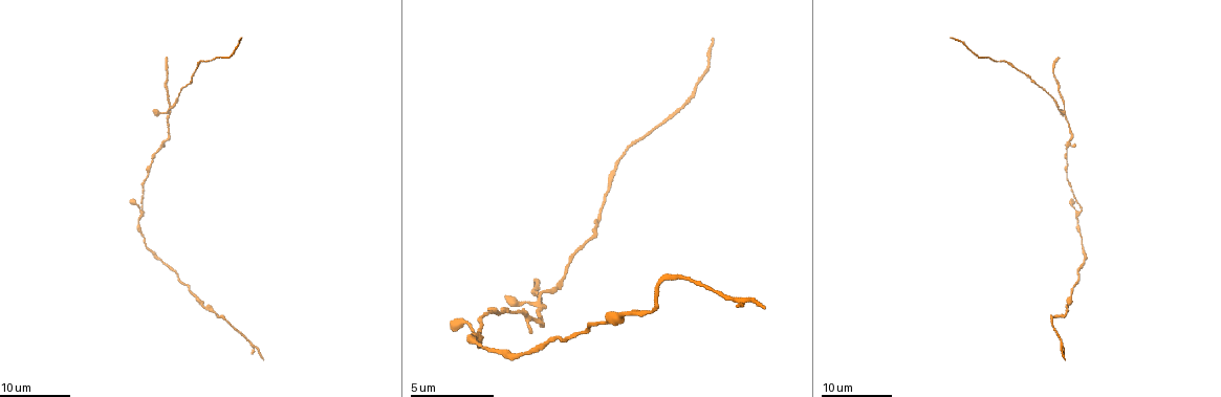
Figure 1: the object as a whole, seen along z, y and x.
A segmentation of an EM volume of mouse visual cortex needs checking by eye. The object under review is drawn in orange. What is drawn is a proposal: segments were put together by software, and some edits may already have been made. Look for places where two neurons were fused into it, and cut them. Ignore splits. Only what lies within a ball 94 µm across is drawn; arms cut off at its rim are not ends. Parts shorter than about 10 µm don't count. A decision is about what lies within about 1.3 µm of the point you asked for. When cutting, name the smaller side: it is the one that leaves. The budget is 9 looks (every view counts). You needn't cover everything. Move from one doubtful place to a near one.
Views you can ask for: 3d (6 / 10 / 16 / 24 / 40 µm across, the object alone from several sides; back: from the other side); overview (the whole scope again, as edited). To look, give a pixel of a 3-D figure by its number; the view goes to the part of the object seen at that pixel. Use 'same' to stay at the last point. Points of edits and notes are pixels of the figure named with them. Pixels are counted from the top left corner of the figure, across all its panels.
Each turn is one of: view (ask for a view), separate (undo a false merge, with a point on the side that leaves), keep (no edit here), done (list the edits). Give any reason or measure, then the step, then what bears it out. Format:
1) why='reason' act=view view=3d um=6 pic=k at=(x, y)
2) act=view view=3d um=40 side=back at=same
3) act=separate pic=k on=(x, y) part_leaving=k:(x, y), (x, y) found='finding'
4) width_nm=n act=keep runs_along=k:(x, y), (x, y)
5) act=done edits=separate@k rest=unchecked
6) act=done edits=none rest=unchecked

why='thin neck' act=view view=3d um=16 pic=1 at=(1084, 259)

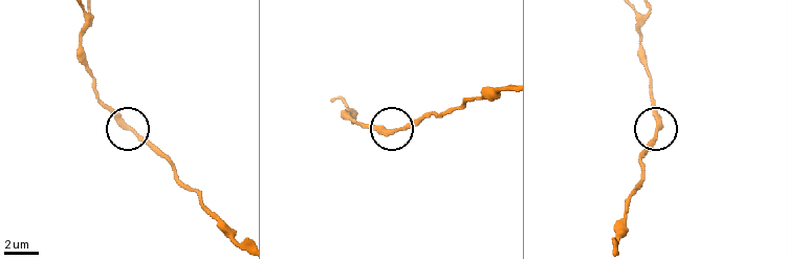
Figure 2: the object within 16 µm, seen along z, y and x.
why='zoom in' act=view view=3d um=10 pic=2 at=(397, 130)

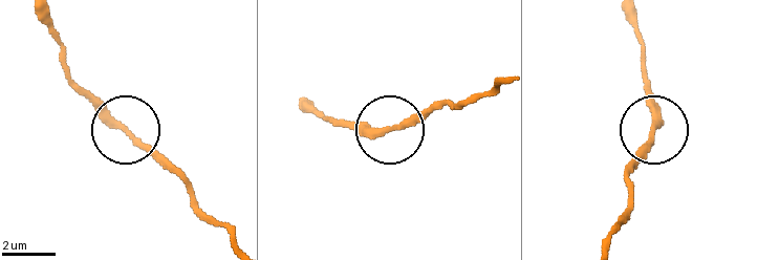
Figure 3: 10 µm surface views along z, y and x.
act=keep runs_along=3:(304, 107), (324, 121), (379, 127), (406, 127), (437, 109) found='all the same neuron'

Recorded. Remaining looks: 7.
why='thick turns thin' act=view view=3d um=16 pic=1 at=(1067, 308)

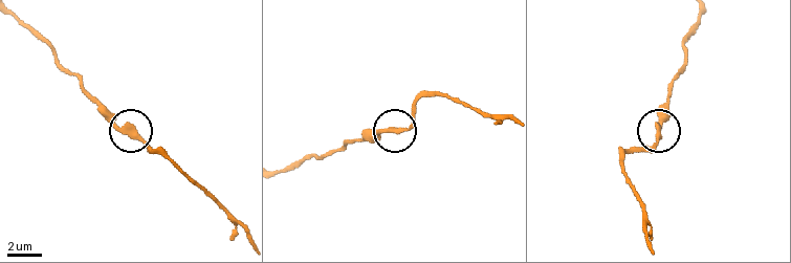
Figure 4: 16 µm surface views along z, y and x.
why='closer look' act=view view=3d um=6 pic=4 at=(657, 127)

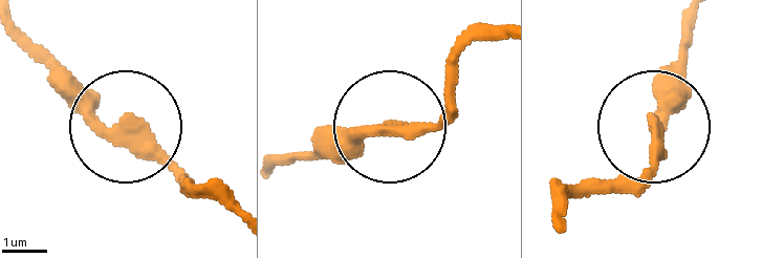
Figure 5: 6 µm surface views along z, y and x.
act=keep runs_along=5:(693, 25), (681, 92), (622, 190) found='one neuron here'

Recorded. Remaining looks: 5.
why='a narrow waist' act=view view=3d um=16 pic=1 at=(140, 220)

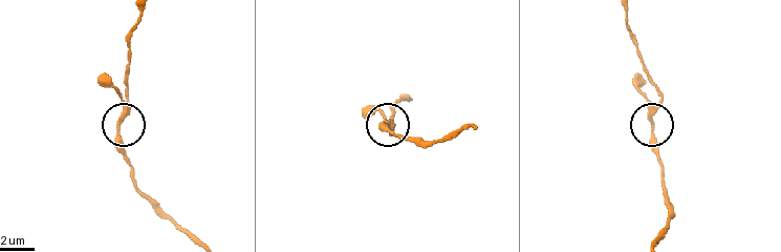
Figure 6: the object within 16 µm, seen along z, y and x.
why='closer look' act=view view=3d um=6 pic=6 at=(650, 125)

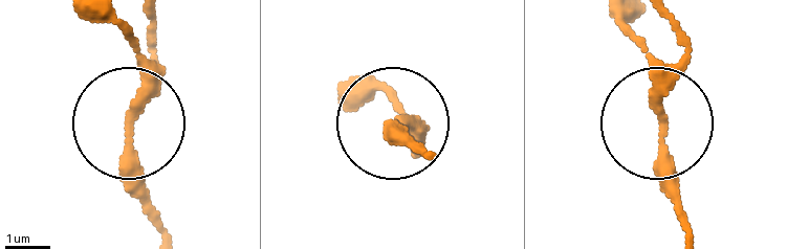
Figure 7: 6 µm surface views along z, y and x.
act=keep runs_along=7:(661, 19), (680, 64), (658, 120), (658, 177), (680, 218) found='one neuron here'

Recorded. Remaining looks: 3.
why='calibre changes' act=view view=3d um=24 pic=1 at=(150, 159)

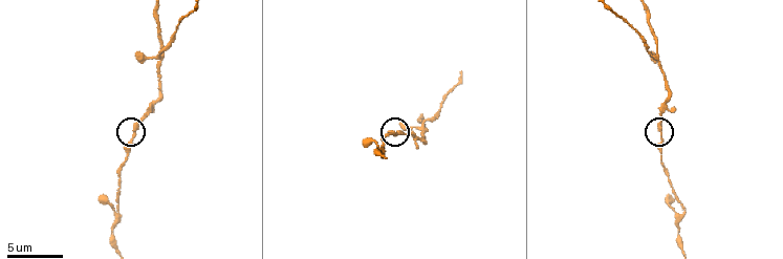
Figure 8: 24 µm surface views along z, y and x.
why='closer look' act=view view=3d um=6 pic=8 at=(135, 131)

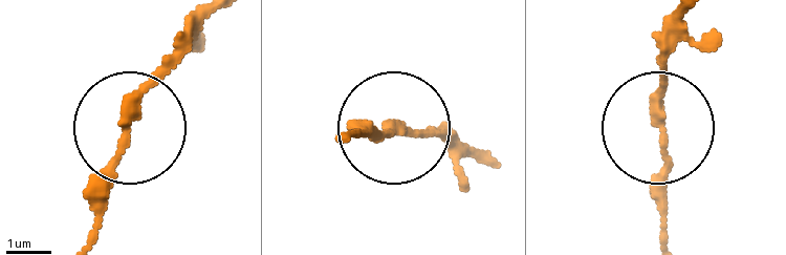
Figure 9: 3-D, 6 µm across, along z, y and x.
act=keep runs_along=9:(660, 234), (660, 46) found='one neuron here'

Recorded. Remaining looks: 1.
act=done edits=none rest=unchecked

